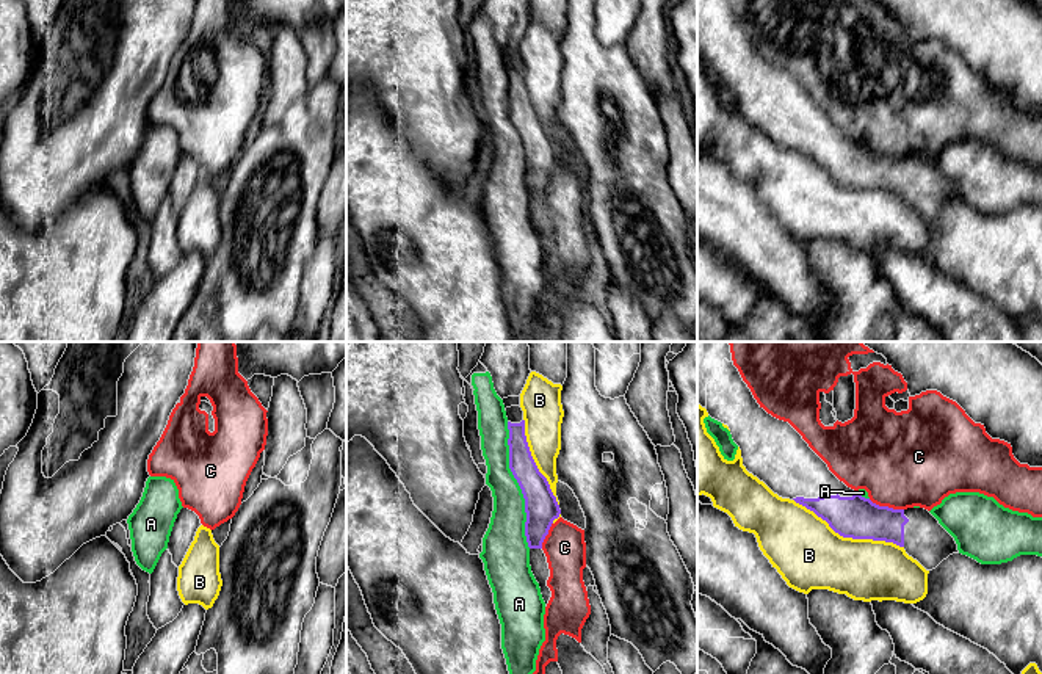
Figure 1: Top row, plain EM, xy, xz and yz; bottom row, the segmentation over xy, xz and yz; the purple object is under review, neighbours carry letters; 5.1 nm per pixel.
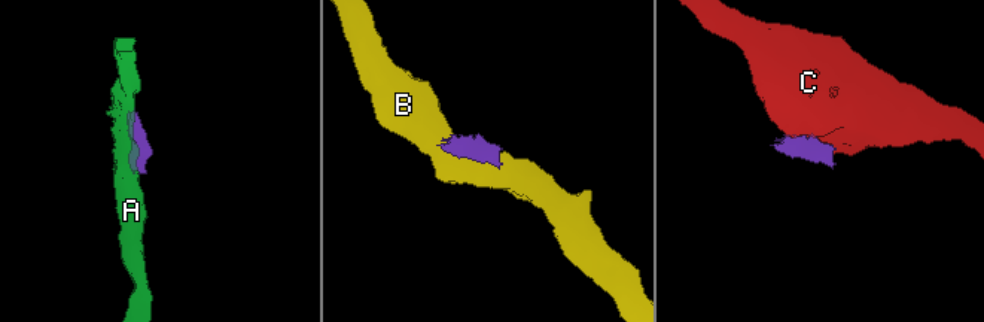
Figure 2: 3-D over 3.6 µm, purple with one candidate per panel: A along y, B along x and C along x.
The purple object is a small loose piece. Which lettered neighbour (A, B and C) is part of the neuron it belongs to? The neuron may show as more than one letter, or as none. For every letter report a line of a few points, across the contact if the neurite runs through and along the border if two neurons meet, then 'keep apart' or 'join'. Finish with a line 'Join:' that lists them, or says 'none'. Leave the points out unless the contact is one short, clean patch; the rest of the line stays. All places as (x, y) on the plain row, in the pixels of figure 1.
A: keep apart
B: keep apart
C: line yz (868, 148), (879, 154), (903, 159); keep apart
Join: none

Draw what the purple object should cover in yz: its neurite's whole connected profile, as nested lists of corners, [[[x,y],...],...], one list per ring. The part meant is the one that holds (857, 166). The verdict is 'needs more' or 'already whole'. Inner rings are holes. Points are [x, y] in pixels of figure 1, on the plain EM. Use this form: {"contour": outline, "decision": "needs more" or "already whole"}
{"contour": [[[697,0],[697,53],[705,56],[711,67],[729,75],[749,122],[779,146],[813,160],[840,185],[893,191],[926,219],[959,202],[954,187],[928,158],[879,155],[840,130],[788,71],[772,66],[757,52],[733,14],[730,0]]], "decision": "needs more"}

